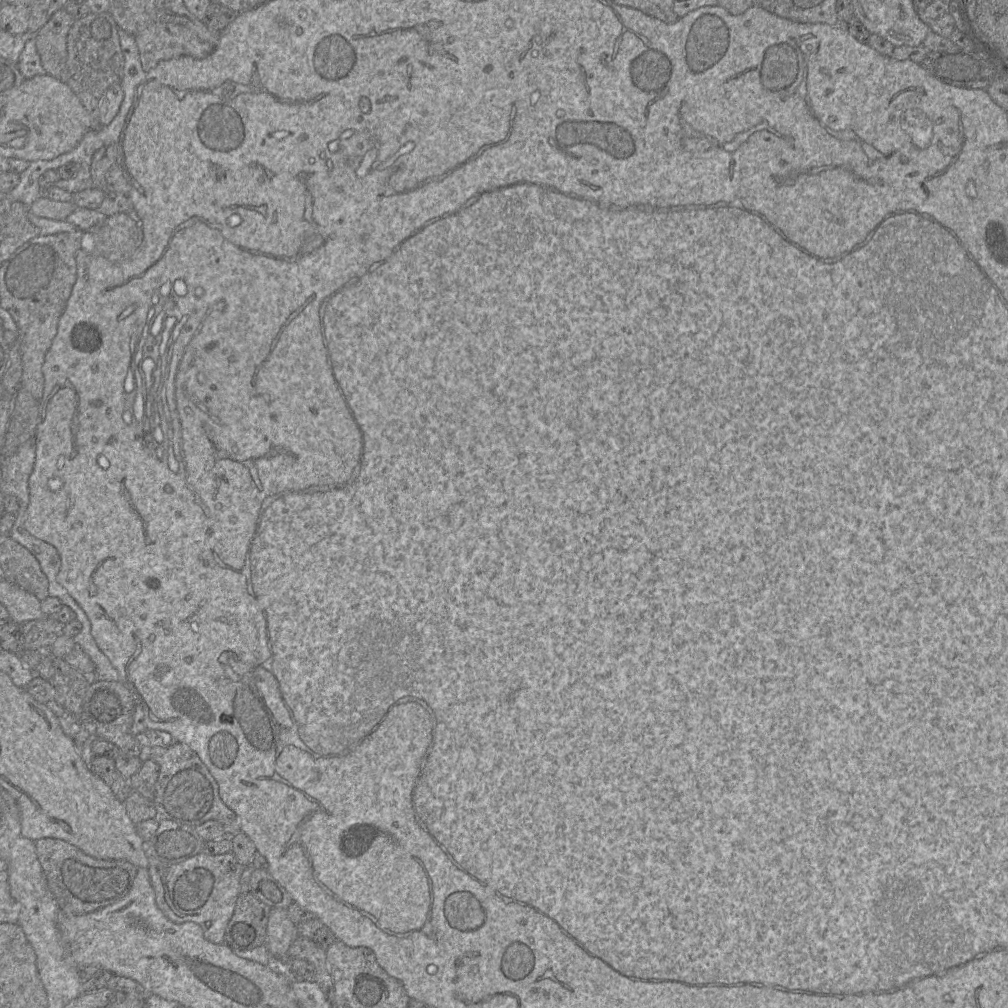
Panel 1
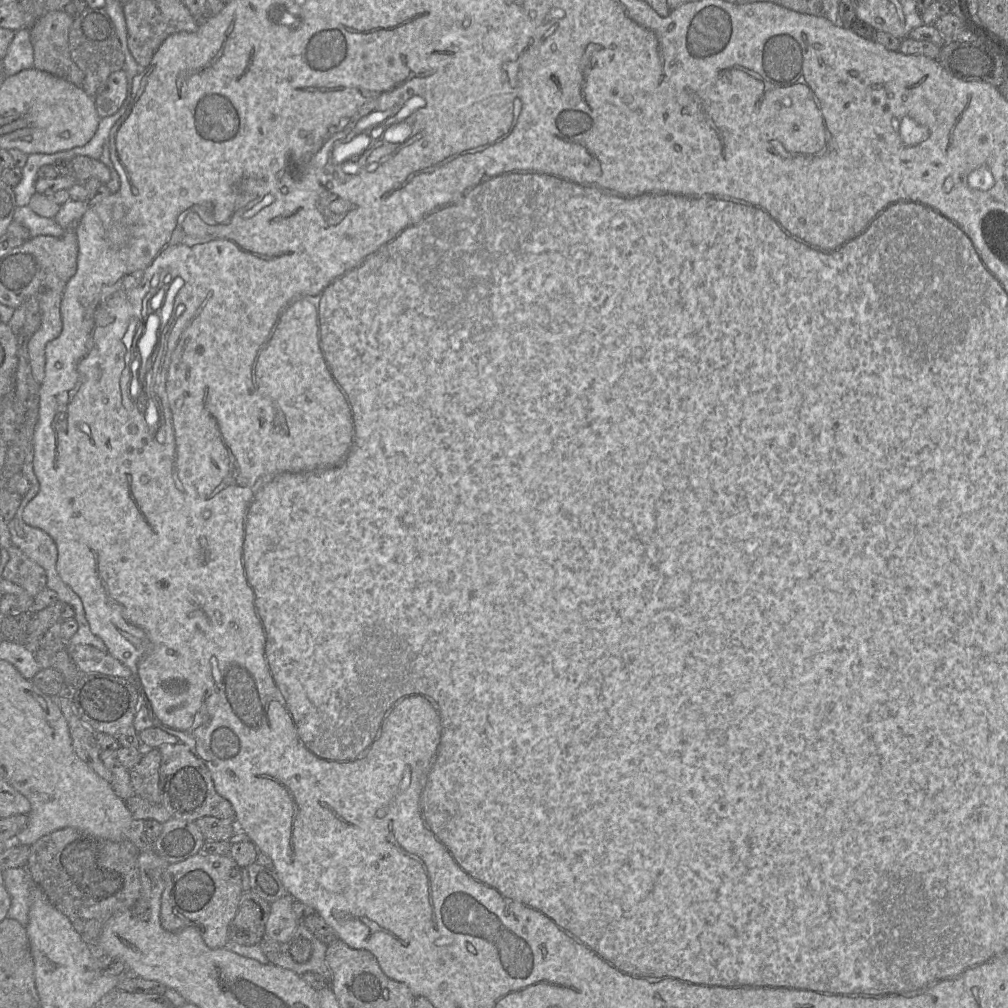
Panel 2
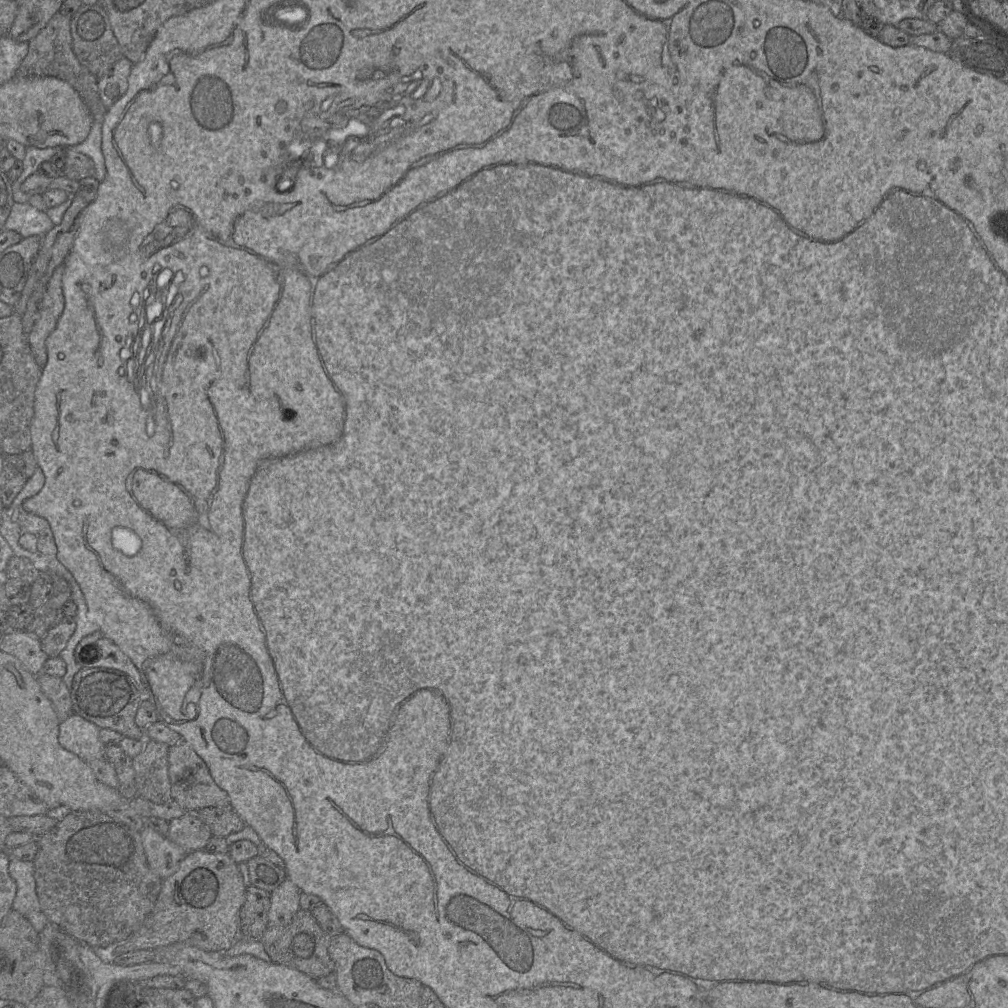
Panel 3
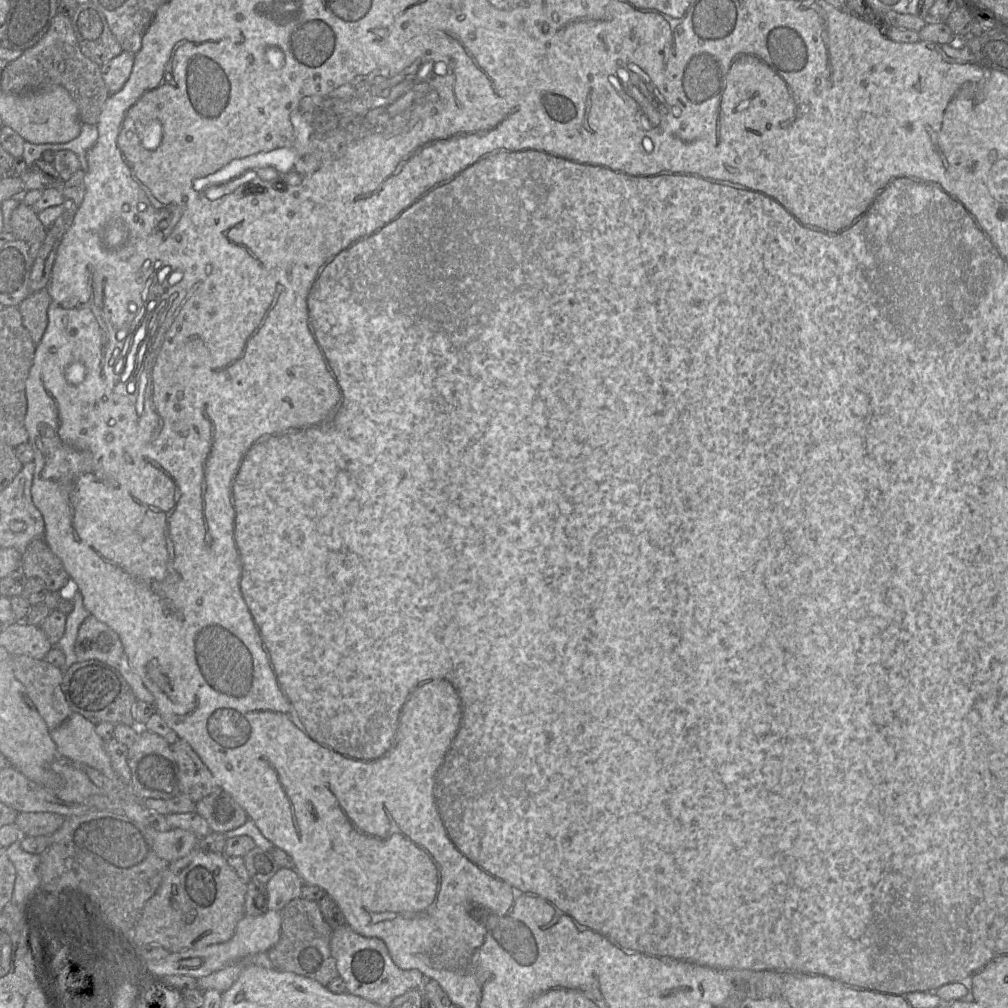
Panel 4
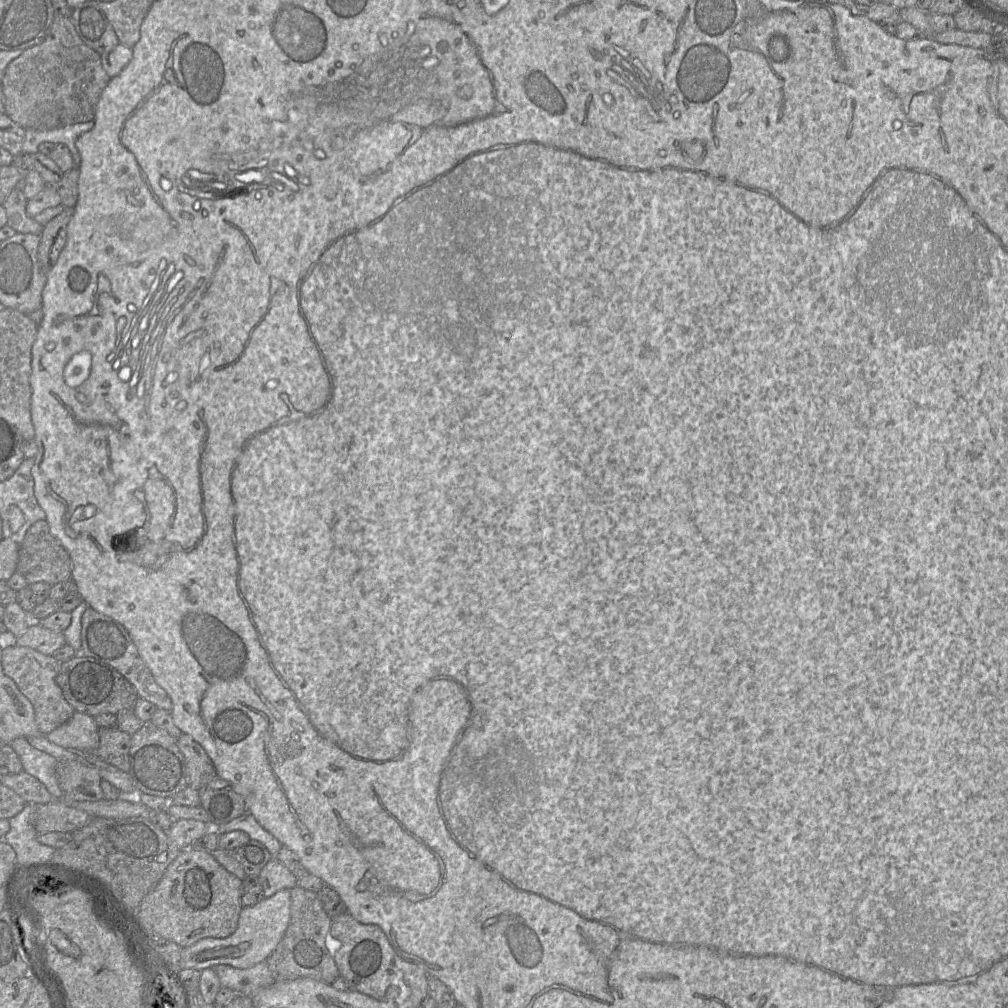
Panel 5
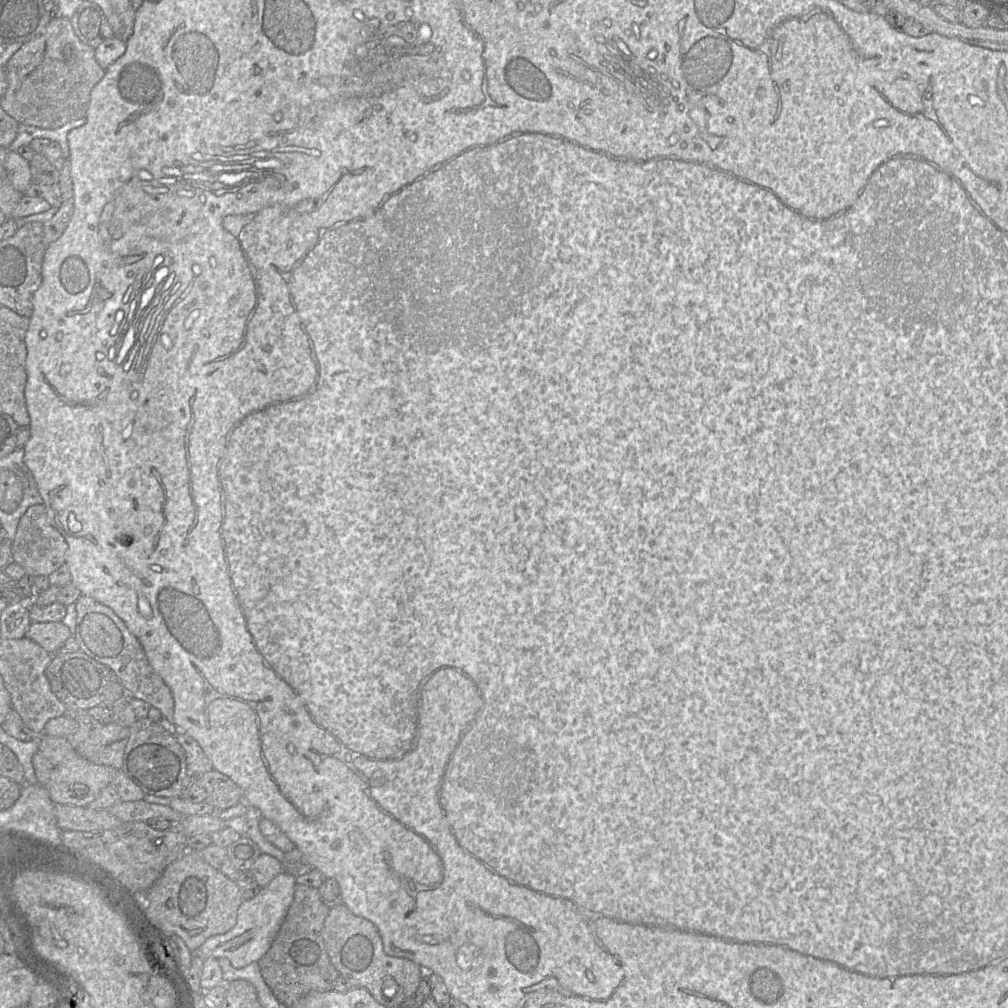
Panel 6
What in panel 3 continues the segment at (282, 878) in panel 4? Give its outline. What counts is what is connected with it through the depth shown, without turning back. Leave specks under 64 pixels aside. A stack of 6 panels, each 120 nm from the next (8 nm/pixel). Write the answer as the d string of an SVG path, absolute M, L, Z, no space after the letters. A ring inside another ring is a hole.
M288 877L273 890L270 893L268 925L279 927L289 925L294 915L300 910L301 893L298 886Z

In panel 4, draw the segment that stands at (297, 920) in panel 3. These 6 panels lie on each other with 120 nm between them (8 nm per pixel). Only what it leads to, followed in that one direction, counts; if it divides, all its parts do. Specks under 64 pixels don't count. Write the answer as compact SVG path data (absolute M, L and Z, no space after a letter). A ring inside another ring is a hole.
M301 897L294 899L280 910L280 915L280 939L267 951L273 968L316 980L326 987L339 974L330 949L333 929L325 921L318 901L308 901Z

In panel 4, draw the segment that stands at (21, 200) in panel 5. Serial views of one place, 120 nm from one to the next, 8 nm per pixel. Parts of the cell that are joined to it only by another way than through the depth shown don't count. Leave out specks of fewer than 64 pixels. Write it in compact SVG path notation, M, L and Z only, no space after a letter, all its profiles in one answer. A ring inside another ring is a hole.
M20 202L14 209L10 219L10 229L16 239L24 240L29 245L29 258L35 261L45 241L47 228L39 219L32 207Z

